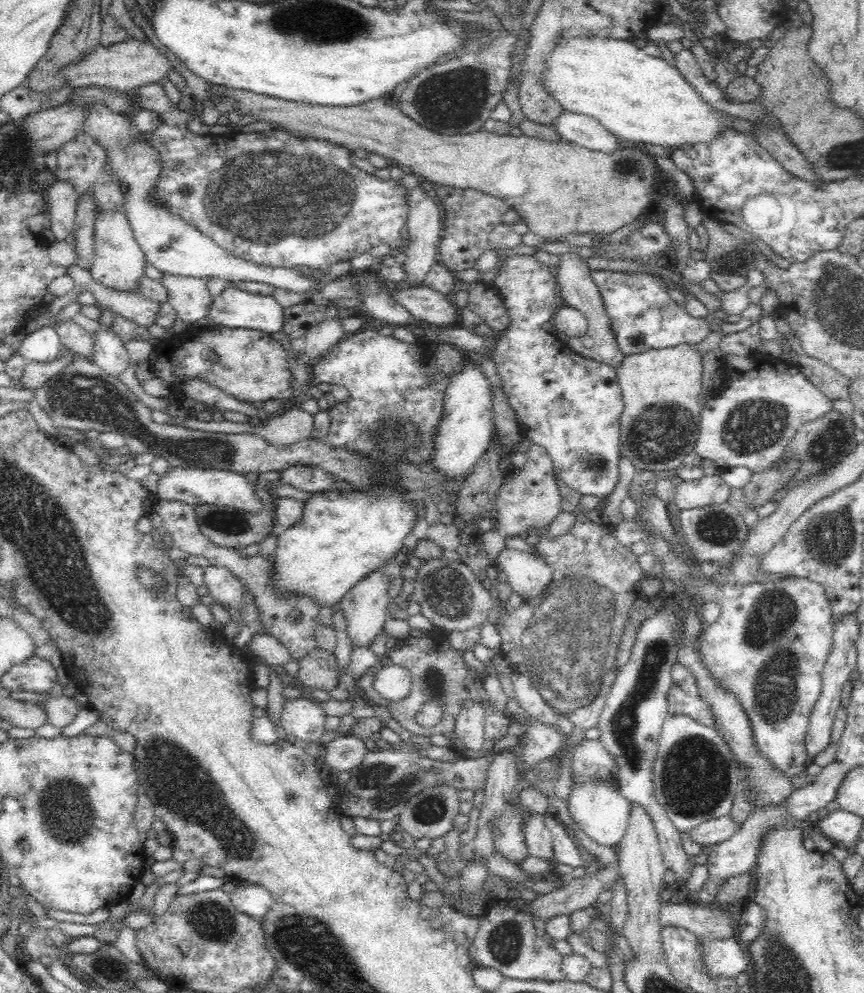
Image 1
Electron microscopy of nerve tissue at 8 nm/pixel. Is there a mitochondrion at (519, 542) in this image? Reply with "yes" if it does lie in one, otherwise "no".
no

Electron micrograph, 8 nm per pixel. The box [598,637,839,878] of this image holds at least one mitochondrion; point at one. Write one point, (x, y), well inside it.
(696, 778)

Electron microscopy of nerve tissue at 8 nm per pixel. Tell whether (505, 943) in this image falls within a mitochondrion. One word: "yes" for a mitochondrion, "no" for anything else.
yes

